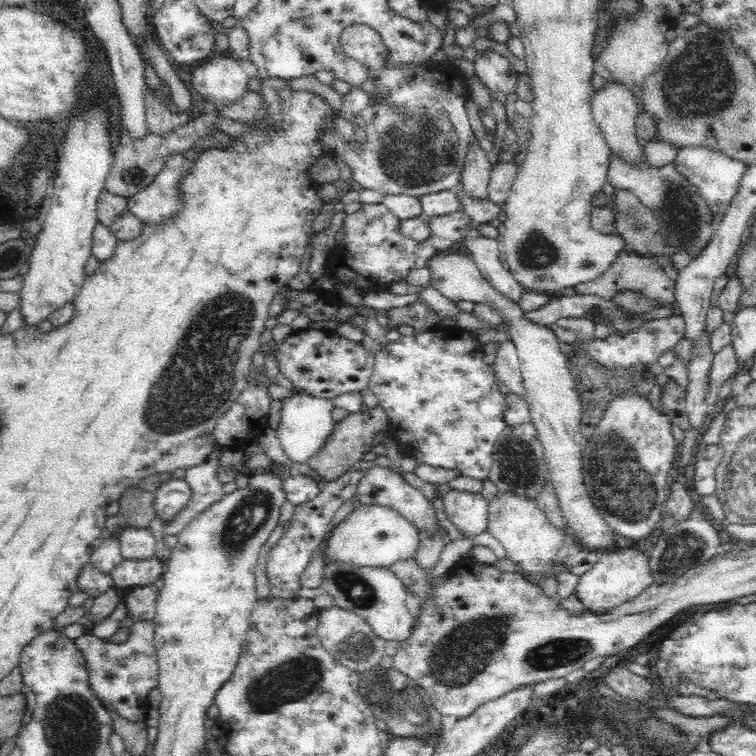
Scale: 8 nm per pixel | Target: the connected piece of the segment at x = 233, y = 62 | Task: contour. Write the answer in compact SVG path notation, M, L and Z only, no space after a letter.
M216 53L194 70L191 82L210 107L222 108L244 98L248 80L237 58Z

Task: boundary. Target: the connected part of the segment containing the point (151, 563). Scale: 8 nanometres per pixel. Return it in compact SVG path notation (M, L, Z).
M158 557L133 561L124 559L109 575L116 589L132 585L160 584L165 564Z

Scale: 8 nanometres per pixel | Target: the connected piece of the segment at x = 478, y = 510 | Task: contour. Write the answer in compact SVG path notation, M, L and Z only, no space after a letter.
M450 488L443 494L442 500L448 518L464 536L486 530L489 505L482 495Z

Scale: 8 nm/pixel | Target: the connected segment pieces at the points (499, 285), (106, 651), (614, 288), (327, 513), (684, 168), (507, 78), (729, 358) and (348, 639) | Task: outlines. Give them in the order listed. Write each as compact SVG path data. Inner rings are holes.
M474 234L466 236L465 242L474 255L473 261L480 269L481 276L494 288L494 291L504 296L504 299L519 304L525 291L512 277L509 270L504 269L503 262L498 259L501 249L500 242Z
M146 620L132 622L130 636L122 644L97 639L96 636L88 634L74 641L76 648L84 656L84 665L86 665L89 684L94 696L100 700L109 713L112 710L130 722L144 719L148 707L148 694L150 690L158 686L159 665L154 647L154 634L153 622Z
M624 249L619 252L618 258L604 274L591 282L577 285L574 289L578 294L596 294L606 299L613 299L618 290L638 290L648 296L650 300L658 299L660 306L670 307L676 305L674 300L675 285L671 272L662 268L651 258L638 256Z
M366 469L349 470L332 482L323 481L319 493L312 500L294 507L293 515L289 520L290 527L285 529L283 536L267 555L266 574L272 596L283 599L298 597L298 591L303 587L300 585L300 578L313 555L321 548L336 511L352 497L356 497L358 484L364 476L366 476Z
M684 146L678 148L674 164L676 173L684 176L692 187L702 197L702 201L706 203L706 207L710 209L712 215L712 225L718 226L724 219L734 196L738 193L742 185L742 178L749 168L744 162L735 160L735 158L728 157L724 152L715 150L714 148L707 148L706 146Z
M477 51L479 54L474 63L475 74L487 86L490 98L504 104L508 94L515 92L519 72L508 62L508 59L494 51Z
M731 344L713 356L705 386L705 401L712 406L719 402L718 391L724 382L737 373L736 357Z
M338 606L321 610L318 614L317 635L323 648L332 655L336 662L359 673L380 667L382 670L391 670L394 659L385 655L386 641L376 636L373 629L356 614Z

